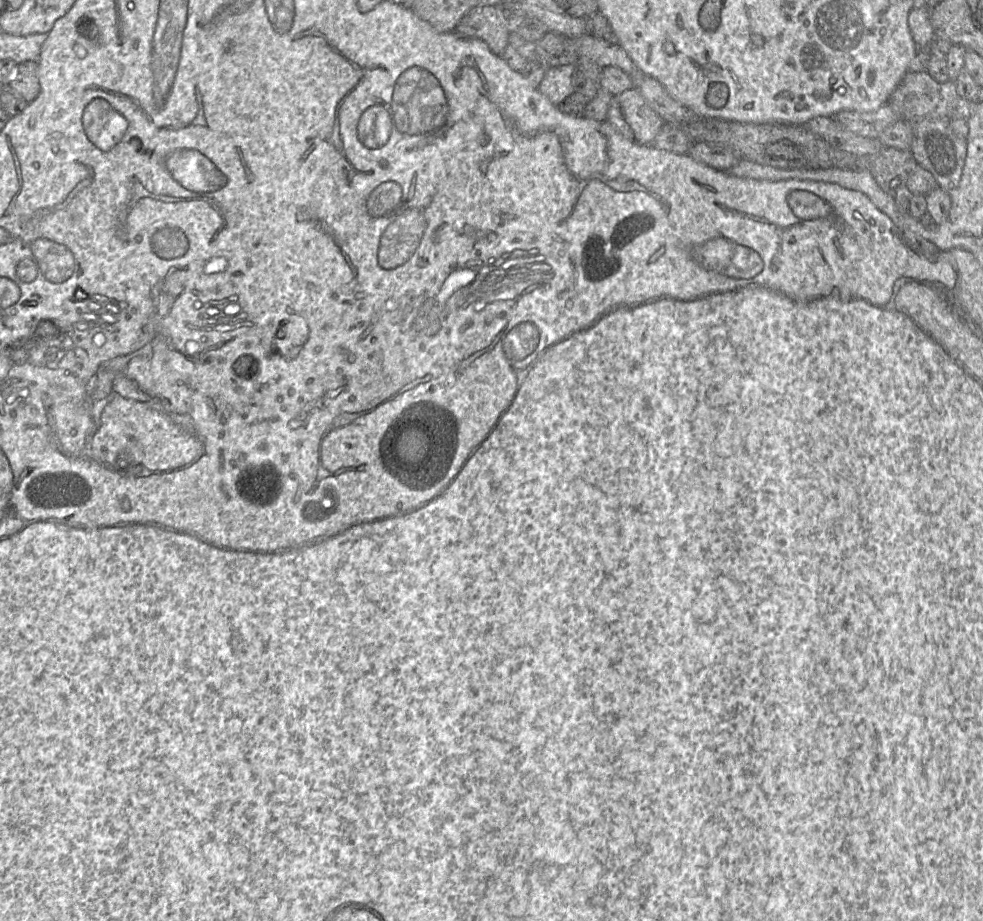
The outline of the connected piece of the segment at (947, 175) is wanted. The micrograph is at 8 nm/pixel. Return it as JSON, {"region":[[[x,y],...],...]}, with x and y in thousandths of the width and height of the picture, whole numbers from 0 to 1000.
{"region":[[[924,77],[903,110],[916,129],[924,132],[928,138],[929,152],[926,165],[929,167],[929,170],[936,180],[950,191],[954,202],[962,208],[967,208],[976,201],[984,168],[983,151],[973,147],[968,142],[966,138],[967,129],[964,129],[966,116],[973,113],[975,106],[978,105],[974,102],[972,88],[965,87],[960,90],[955,90],[943,77]]]}

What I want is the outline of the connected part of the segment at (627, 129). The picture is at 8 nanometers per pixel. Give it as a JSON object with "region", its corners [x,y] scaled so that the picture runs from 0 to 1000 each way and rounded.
{"region":[[[645,94],[624,103],[616,129],[643,154],[660,157],[675,131]]]}

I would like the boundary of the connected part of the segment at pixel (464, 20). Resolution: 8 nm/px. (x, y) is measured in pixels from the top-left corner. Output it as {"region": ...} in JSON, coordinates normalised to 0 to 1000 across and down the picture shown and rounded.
{"region":[[[505,5],[481,9],[468,21],[460,35],[469,41],[492,45],[505,60],[511,59],[519,37],[511,13]]]}

